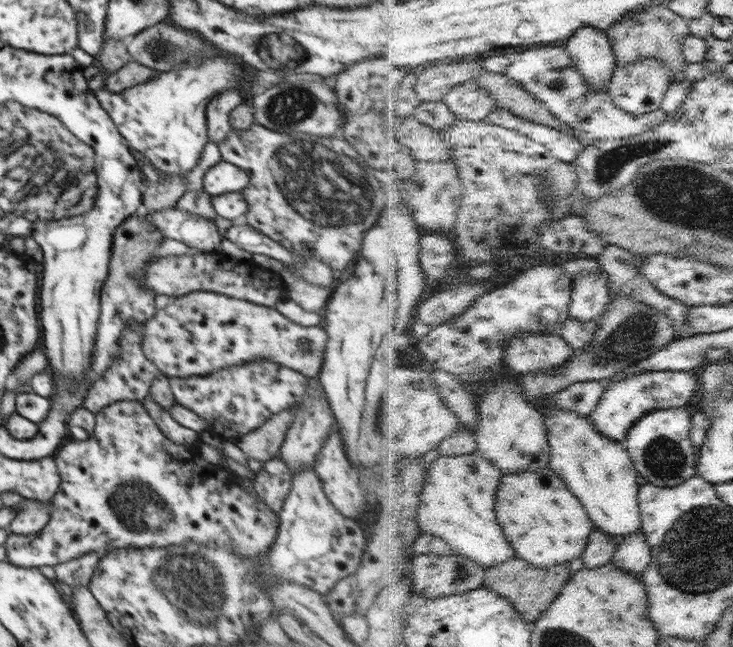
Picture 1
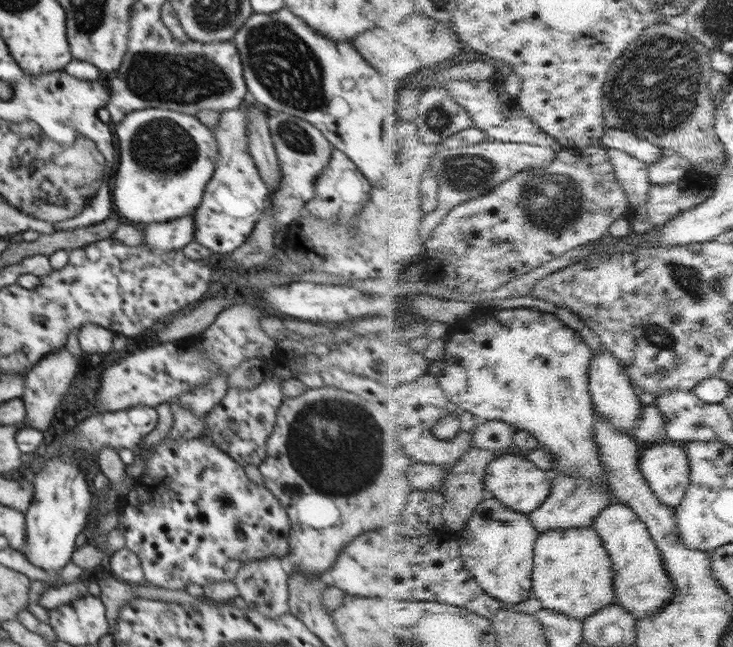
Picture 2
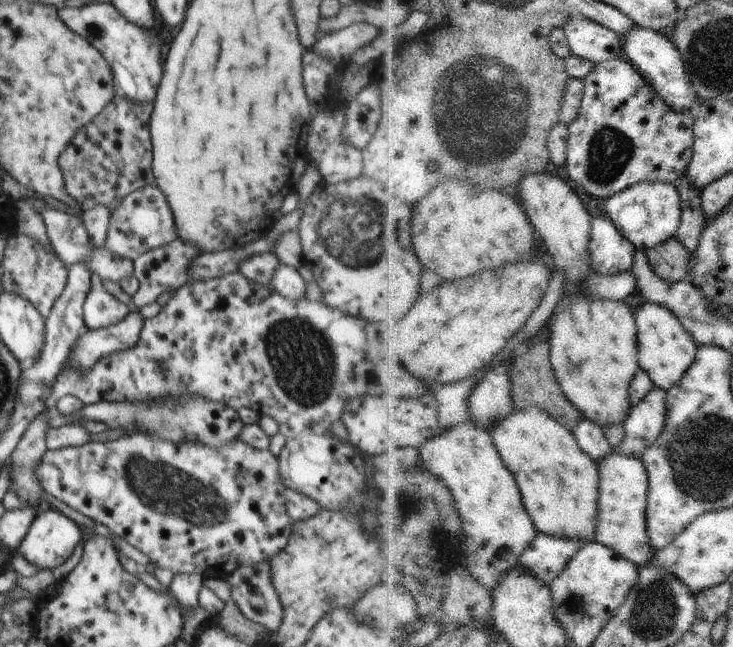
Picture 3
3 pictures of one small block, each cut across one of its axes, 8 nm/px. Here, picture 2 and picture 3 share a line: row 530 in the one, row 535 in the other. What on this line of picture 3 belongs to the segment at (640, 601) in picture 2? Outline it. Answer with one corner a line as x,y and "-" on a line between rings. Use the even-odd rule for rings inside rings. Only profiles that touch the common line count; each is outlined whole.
619,448
600,463
601,501
598,542
619,551
627,559
639,564
642,568
652,564
658,550
652,544
649,533
649,493
651,475
646,463
637,458
630,458

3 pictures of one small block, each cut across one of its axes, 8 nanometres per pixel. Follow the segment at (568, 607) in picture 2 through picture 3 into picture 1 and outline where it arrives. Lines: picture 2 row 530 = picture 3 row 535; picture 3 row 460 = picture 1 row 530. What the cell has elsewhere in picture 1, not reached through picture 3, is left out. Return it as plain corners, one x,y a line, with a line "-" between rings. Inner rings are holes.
545,468
540,472
506,474
499,488
497,513
512,546
516,548
517,555
520,558
528,558
528,562
541,570
554,569
560,563
571,563
572,560
583,559
590,545
591,536
598,527
584,503
552,468

